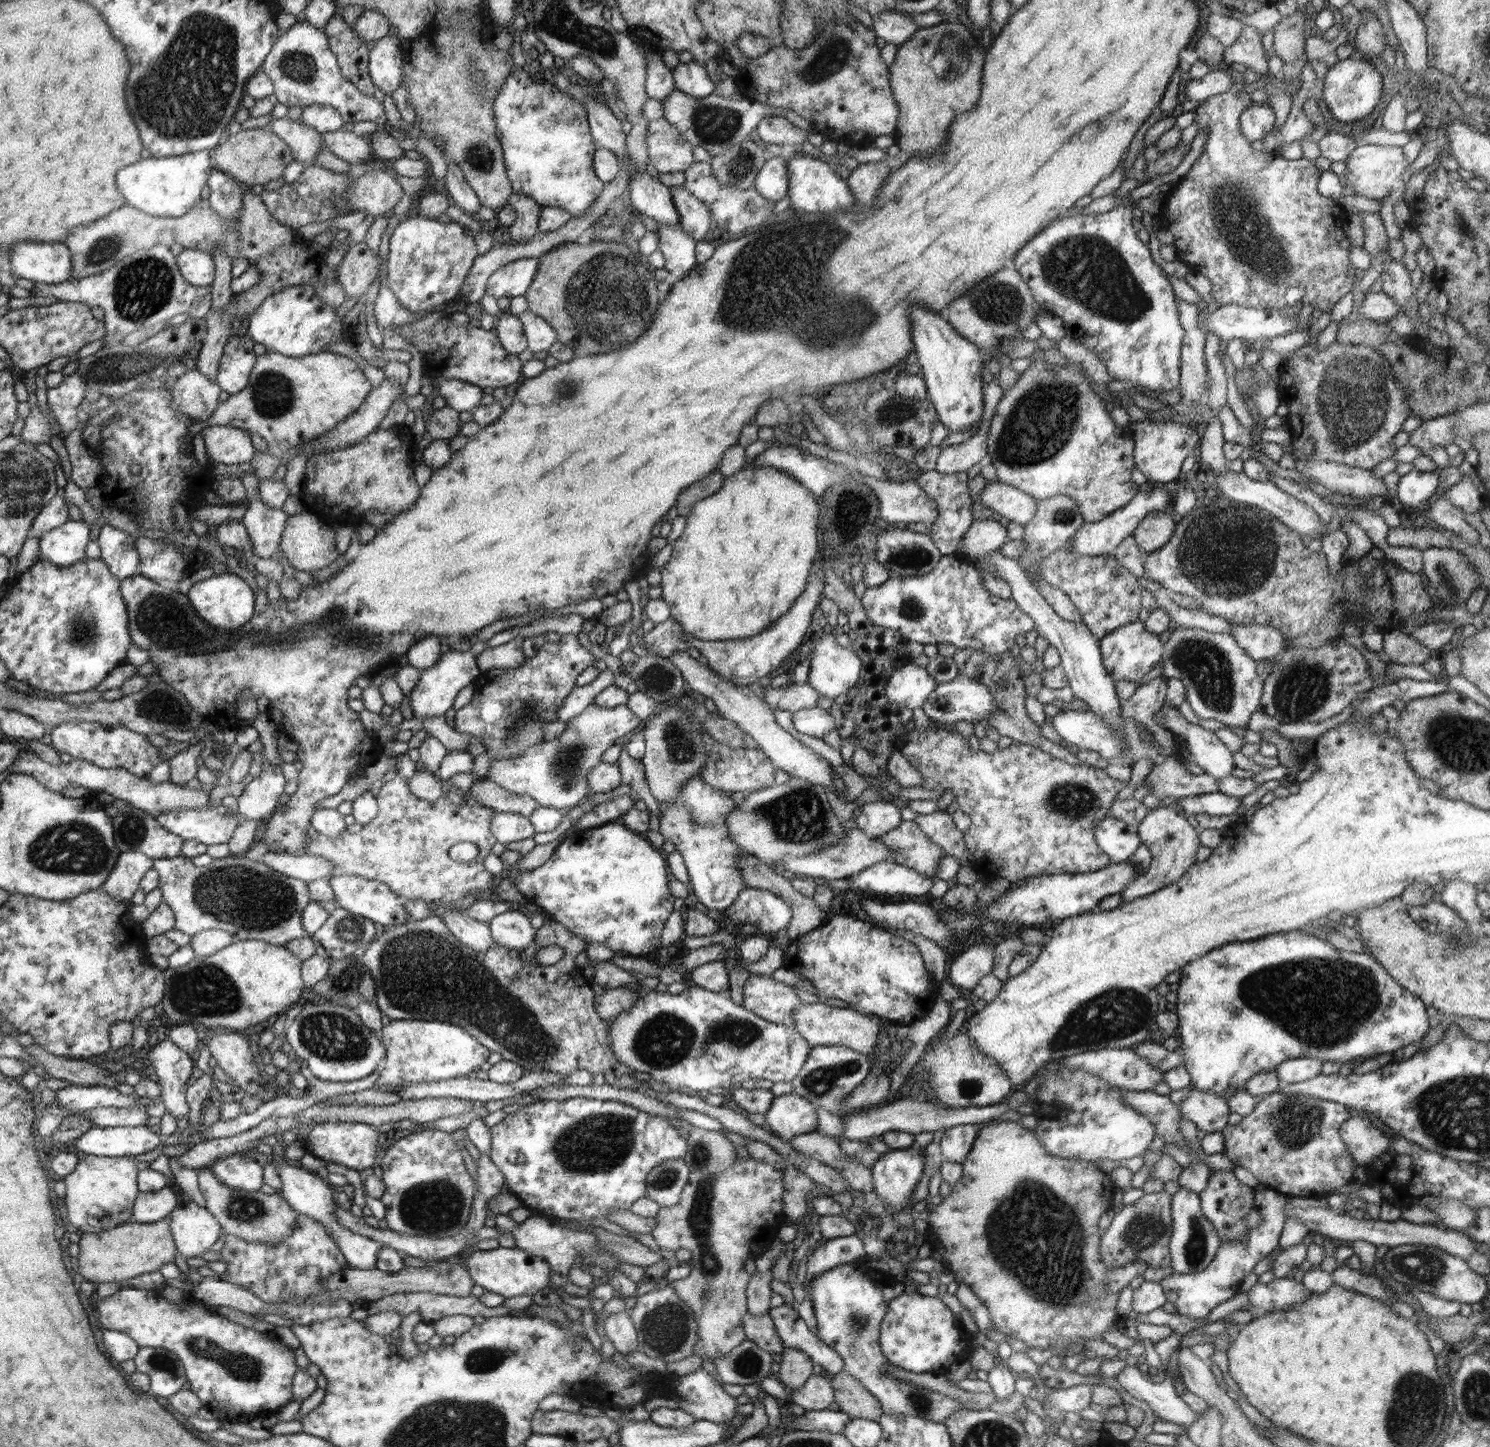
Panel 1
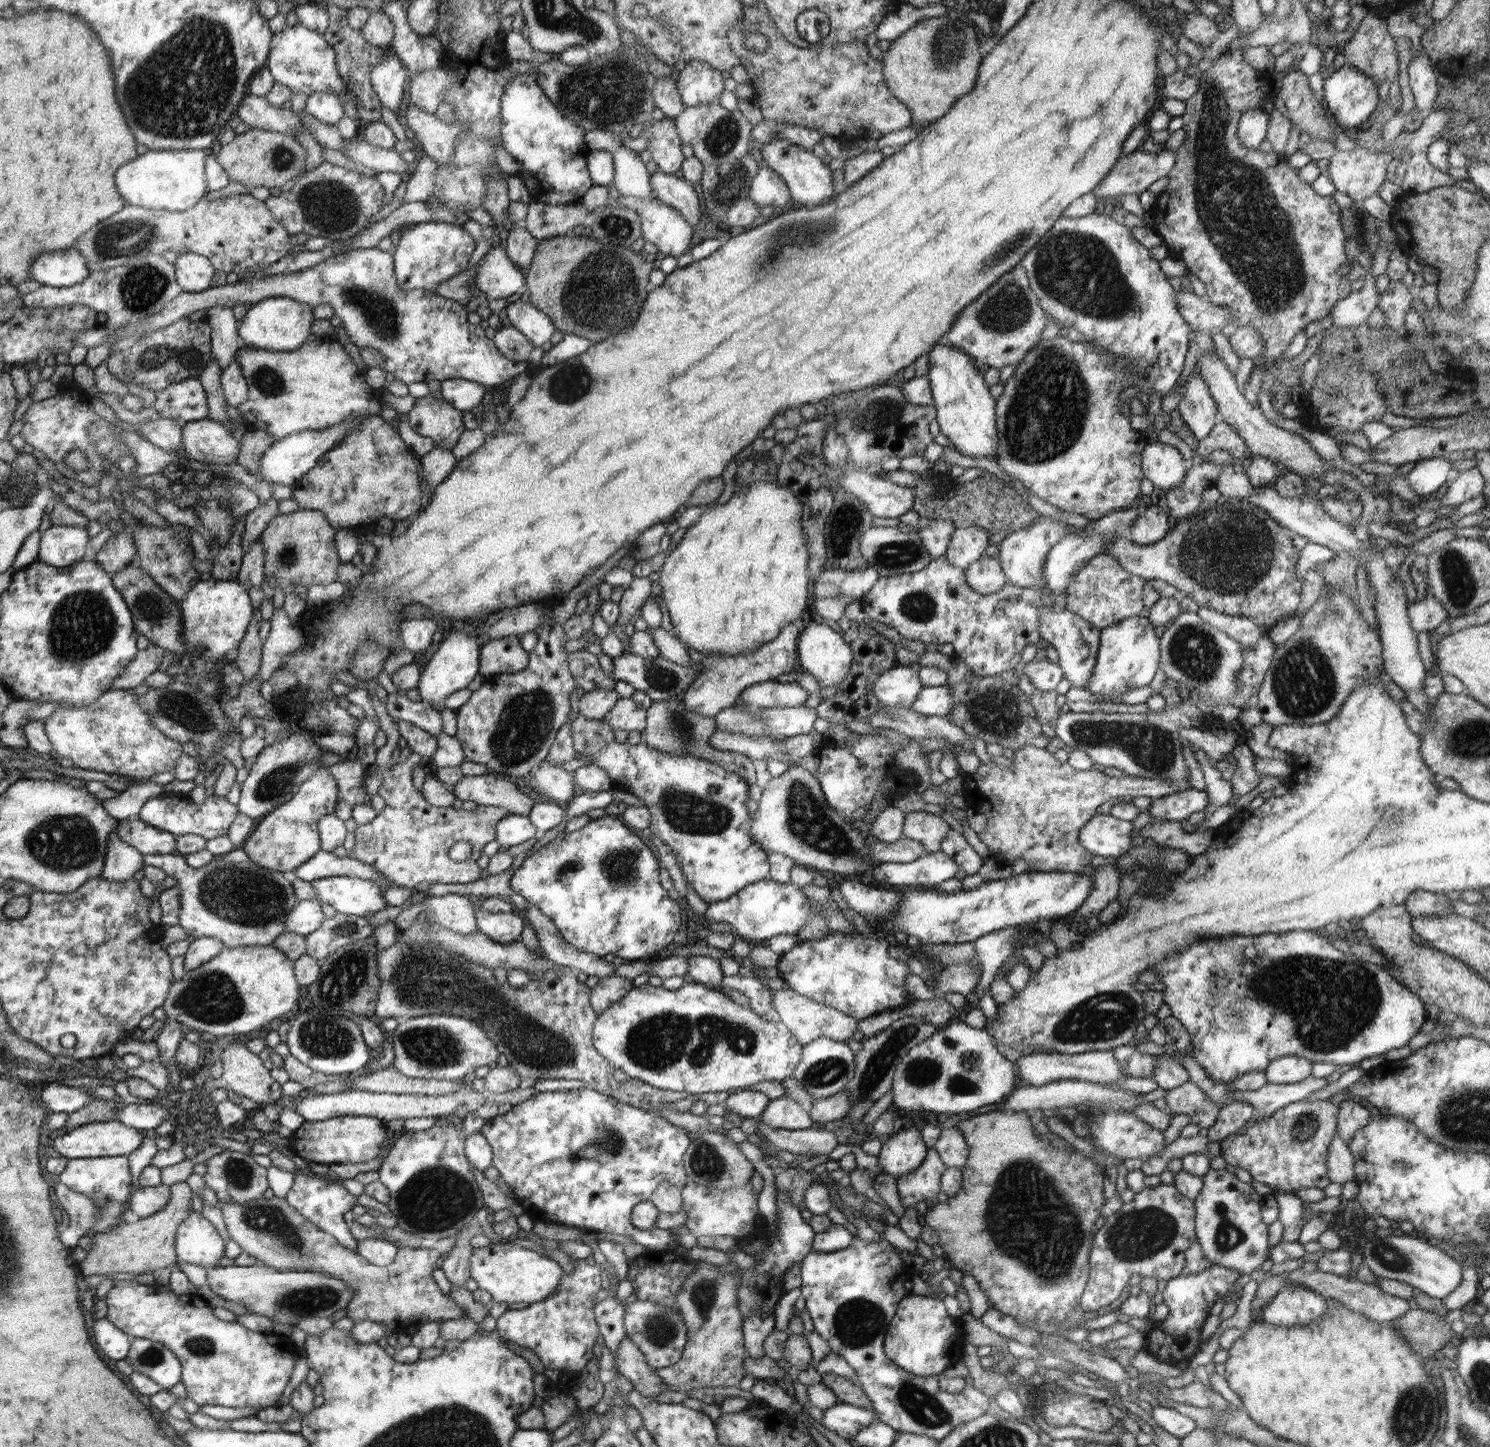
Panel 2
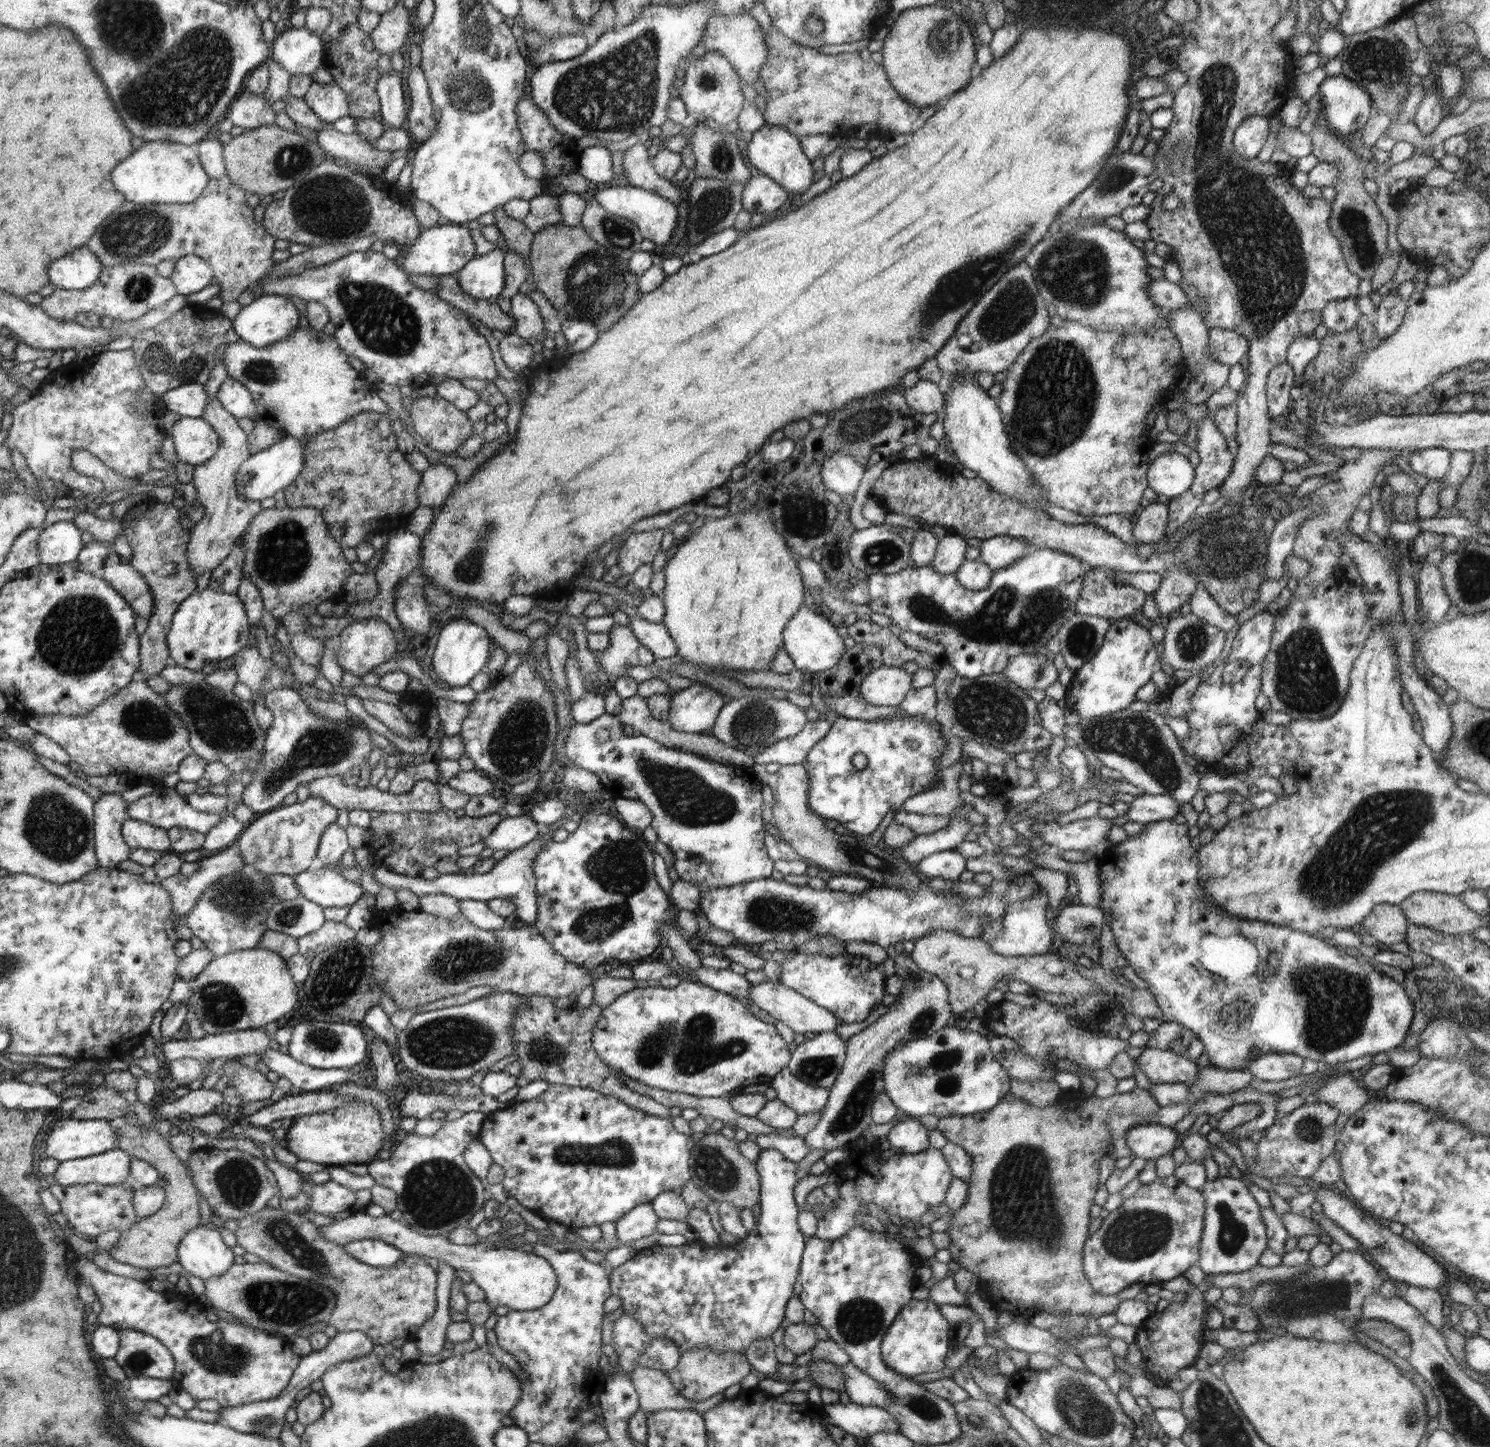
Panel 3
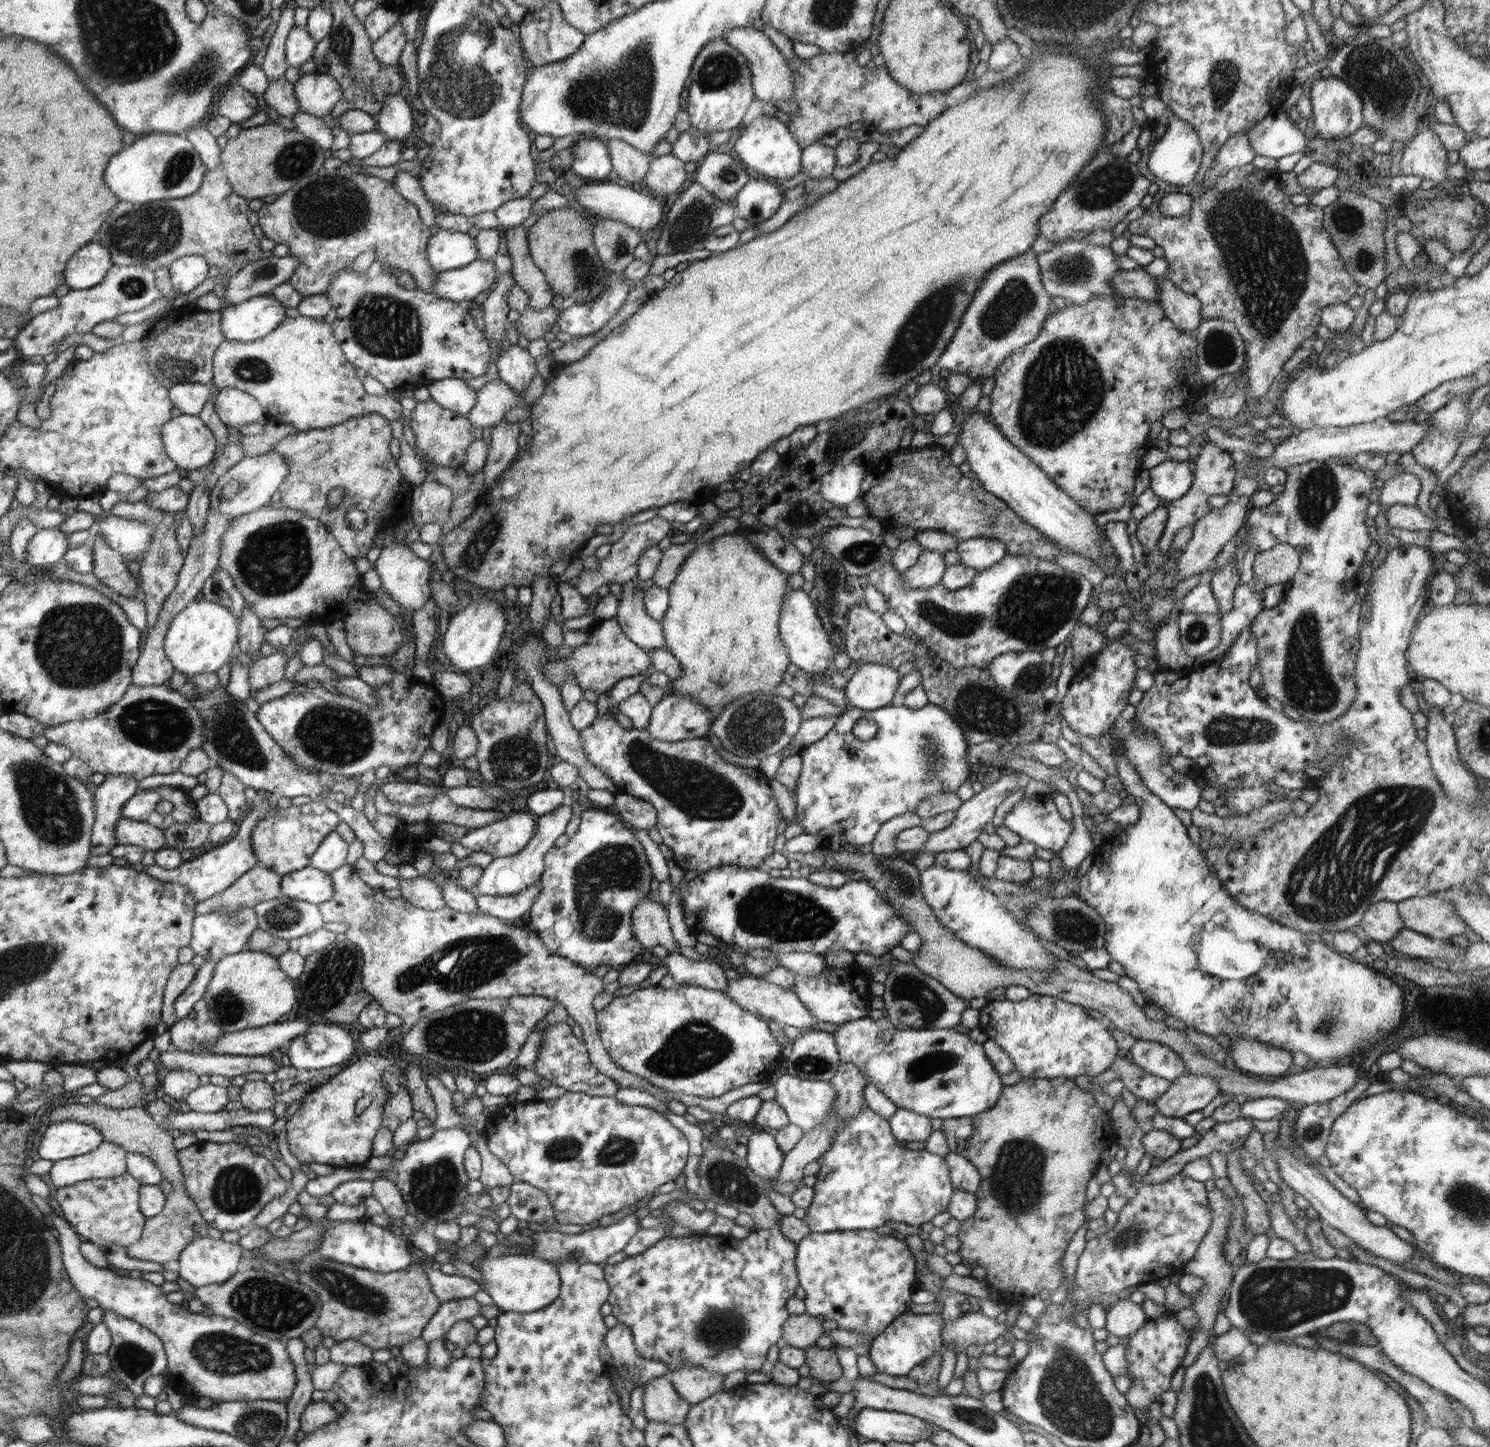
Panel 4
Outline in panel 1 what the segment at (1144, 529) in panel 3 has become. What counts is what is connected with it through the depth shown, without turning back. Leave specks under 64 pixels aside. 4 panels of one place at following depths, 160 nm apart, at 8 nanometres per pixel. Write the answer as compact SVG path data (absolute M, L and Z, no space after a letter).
M1166 511L1147 514L1133 532L1139 550L1145 555L1158 550L1174 534L1178 523L1176 516Z

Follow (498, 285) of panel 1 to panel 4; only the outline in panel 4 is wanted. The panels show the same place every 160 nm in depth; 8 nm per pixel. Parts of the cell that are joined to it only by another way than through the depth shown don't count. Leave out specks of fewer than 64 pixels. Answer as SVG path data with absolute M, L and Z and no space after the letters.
M476 260L457 270L438 272L431 292L438 298L469 303L472 299L483 298L492 288L497 274L494 260Z

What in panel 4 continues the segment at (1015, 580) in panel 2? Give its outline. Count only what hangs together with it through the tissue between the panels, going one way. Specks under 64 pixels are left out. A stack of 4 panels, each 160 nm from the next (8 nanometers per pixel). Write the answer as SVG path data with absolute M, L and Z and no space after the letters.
M988 538L961 540L955 549L960 554L959 563L976 571L990 568L1008 554L1003 542Z

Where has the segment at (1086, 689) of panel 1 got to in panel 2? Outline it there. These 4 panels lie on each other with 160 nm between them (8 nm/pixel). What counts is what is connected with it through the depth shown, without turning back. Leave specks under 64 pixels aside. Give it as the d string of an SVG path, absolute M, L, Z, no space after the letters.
M1052 608L1043 610L1037 626L1041 638L1050 642L1057 650L1059 658L1057 663L1061 667L1064 677L1072 684L1072 687L1085 689L1090 676L1092 676L1092 671L1094 671L1094 666L1096 666L1095 660L1099 649L1101 630L1067 608L1062 611Z

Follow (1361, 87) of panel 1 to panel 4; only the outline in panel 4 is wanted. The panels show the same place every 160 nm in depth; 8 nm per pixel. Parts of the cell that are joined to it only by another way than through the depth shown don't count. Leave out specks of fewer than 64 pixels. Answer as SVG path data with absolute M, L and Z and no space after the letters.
M1315 77L1308 95L1311 100L1312 116L1310 120L1317 136L1330 139L1347 139L1354 134L1358 128L1363 126L1363 104L1362 97L1340 78Z

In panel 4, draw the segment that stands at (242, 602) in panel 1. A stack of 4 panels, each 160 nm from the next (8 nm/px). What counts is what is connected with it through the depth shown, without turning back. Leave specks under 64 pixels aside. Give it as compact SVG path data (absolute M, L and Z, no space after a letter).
M196 599L179 612L165 634L164 648L175 670L186 676L215 674L218 668L231 661L234 648L238 646L239 619L226 606L207 599Z

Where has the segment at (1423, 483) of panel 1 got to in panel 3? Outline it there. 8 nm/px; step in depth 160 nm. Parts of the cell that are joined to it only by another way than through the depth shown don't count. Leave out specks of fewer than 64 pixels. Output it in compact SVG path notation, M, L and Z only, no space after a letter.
M1427 448L1414 451L1408 456L1412 470L1427 480L1442 481L1451 465L1451 450L1445 448Z

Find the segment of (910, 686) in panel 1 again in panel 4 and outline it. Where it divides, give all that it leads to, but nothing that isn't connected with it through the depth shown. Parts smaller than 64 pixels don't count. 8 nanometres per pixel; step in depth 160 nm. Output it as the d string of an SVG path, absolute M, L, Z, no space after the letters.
M861 663L843 690L850 707L871 712L896 702L901 681L896 669L876 663Z

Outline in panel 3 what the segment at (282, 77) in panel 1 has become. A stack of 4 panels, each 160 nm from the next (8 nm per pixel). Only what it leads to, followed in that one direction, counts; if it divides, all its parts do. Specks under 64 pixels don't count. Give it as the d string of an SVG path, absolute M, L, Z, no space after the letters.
M283 25L273 41L272 56L291 75L306 75L312 78L312 73L319 66L325 65L326 54L323 46L322 36L308 30L305 26L296 28L290 25Z

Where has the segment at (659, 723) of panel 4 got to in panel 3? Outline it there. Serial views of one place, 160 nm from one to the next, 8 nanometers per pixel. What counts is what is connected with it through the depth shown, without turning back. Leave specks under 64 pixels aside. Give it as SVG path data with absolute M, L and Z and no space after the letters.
M696 683L686 690L678 690L671 696L668 723L672 730L699 734L708 732L718 720L720 710L725 706L724 695Z

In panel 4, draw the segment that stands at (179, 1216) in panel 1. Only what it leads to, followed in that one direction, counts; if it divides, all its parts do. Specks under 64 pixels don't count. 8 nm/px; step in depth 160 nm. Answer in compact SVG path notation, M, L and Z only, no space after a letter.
M202 1237L183 1250L175 1264L179 1276L195 1288L222 1285L235 1276L238 1262L246 1252L238 1243Z

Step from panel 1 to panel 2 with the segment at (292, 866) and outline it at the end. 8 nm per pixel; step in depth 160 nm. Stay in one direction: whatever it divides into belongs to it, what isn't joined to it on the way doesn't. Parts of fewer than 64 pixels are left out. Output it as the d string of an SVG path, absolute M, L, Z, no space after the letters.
M323 848L311 860L296 868L290 876L296 876L308 882L331 876L349 876L350 878L371 880L384 889L391 886L391 882L378 873L374 867L348 856L338 857Z

